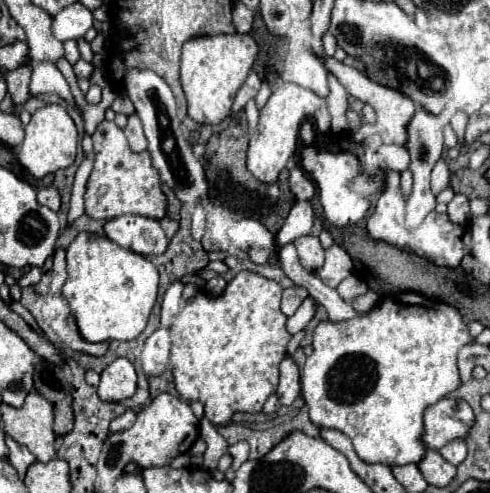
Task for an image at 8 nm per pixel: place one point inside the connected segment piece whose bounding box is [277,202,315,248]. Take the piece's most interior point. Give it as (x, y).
(298, 223)

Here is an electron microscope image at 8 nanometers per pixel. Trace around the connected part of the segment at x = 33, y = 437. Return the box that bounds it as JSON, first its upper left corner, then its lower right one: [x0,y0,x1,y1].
[1,390,57,462]

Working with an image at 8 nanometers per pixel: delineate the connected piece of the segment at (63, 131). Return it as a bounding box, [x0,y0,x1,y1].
[17,104,77,179]

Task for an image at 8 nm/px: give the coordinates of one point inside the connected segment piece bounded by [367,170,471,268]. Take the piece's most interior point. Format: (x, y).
(438, 239)

